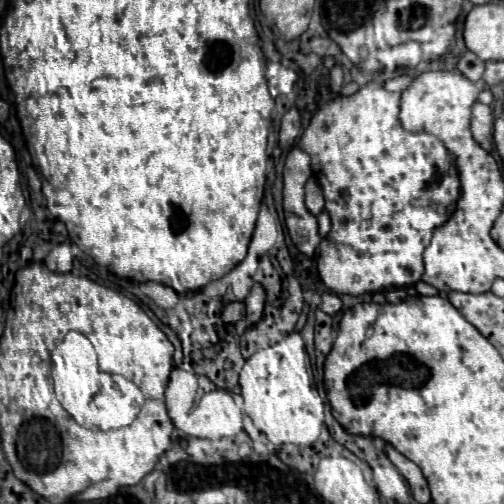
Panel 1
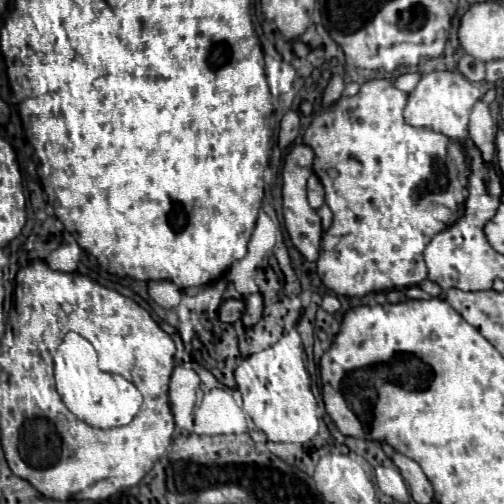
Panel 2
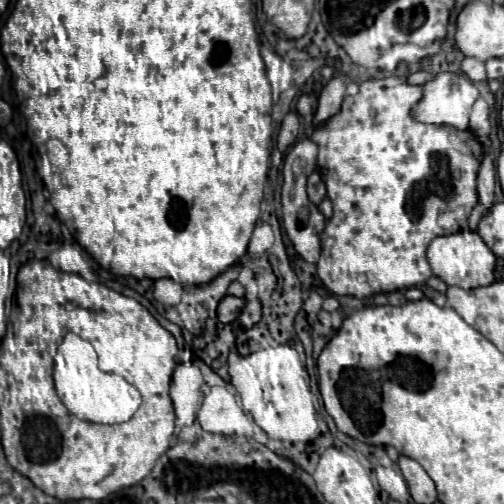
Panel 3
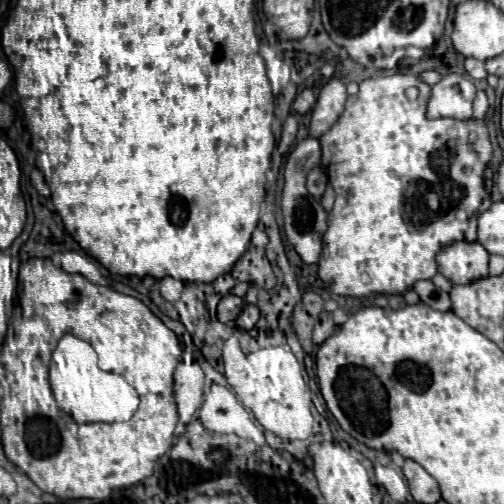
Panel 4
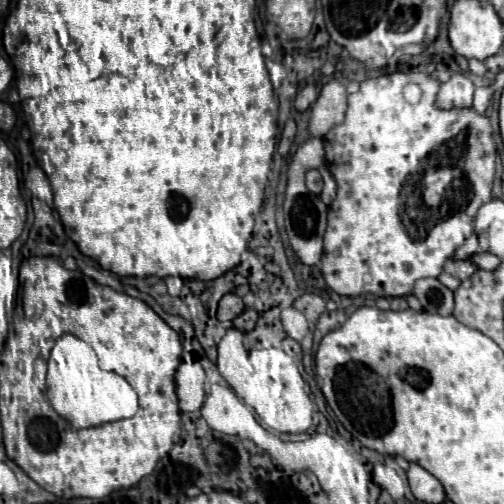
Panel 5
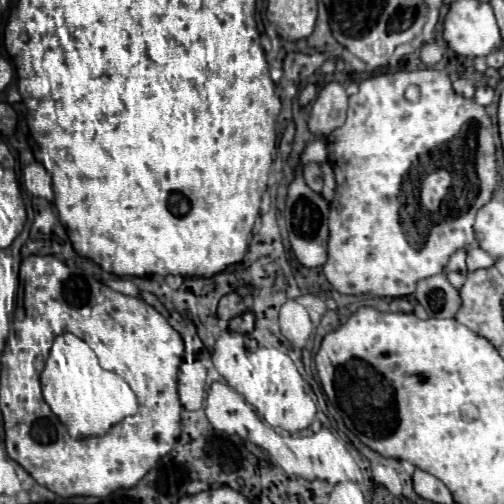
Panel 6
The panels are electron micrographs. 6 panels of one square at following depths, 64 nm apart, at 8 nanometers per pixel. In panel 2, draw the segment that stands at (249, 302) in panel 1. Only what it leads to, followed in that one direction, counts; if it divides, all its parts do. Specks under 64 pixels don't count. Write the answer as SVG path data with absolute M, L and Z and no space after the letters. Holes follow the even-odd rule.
M250 294L246 300L246 312L242 316L244 326L254 326L262 318L262 294Z

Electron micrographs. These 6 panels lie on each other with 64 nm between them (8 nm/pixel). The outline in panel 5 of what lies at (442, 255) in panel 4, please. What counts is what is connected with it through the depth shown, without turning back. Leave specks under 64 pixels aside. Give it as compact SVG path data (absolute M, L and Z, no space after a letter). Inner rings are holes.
M450 256L446 260L446 264L444 264L444 272L454 276L454 278L458 278L460 282L468 280L468 276L472 276L476 270L478 270L478 266L474 264L474 260L470 256L464 258L464 260L456 260L454 256Z

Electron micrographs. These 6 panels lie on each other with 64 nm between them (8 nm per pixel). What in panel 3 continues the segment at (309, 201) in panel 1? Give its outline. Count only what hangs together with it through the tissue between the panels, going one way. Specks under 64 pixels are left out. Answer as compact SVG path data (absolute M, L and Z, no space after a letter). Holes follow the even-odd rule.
M312 172L308 176L308 198L314 202L314 204L320 204L324 198L326 198L326 186L320 178L318 172Z

